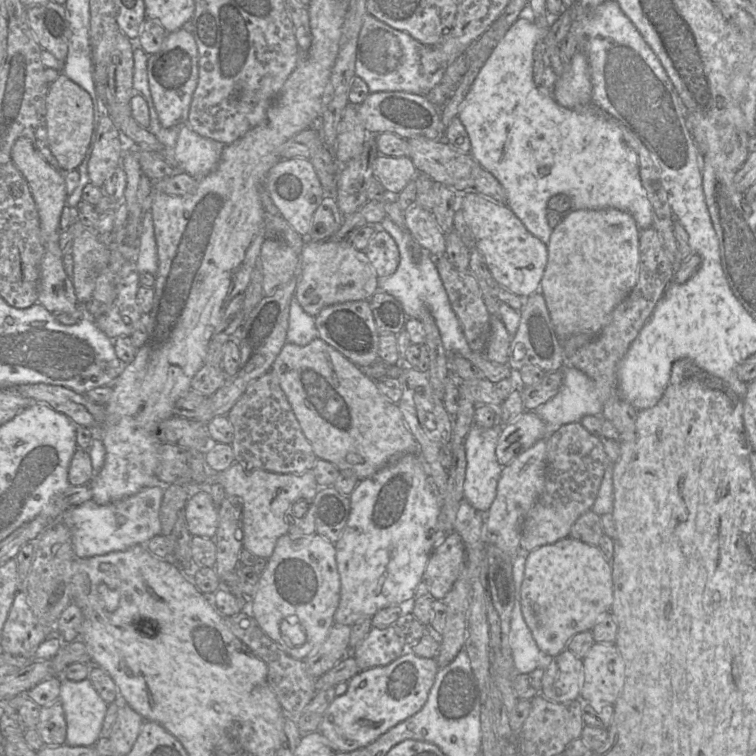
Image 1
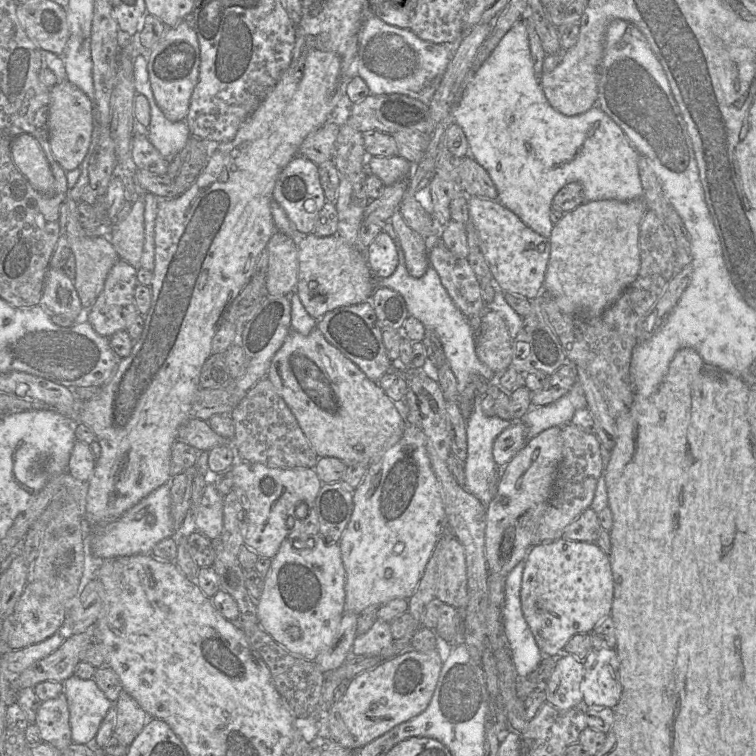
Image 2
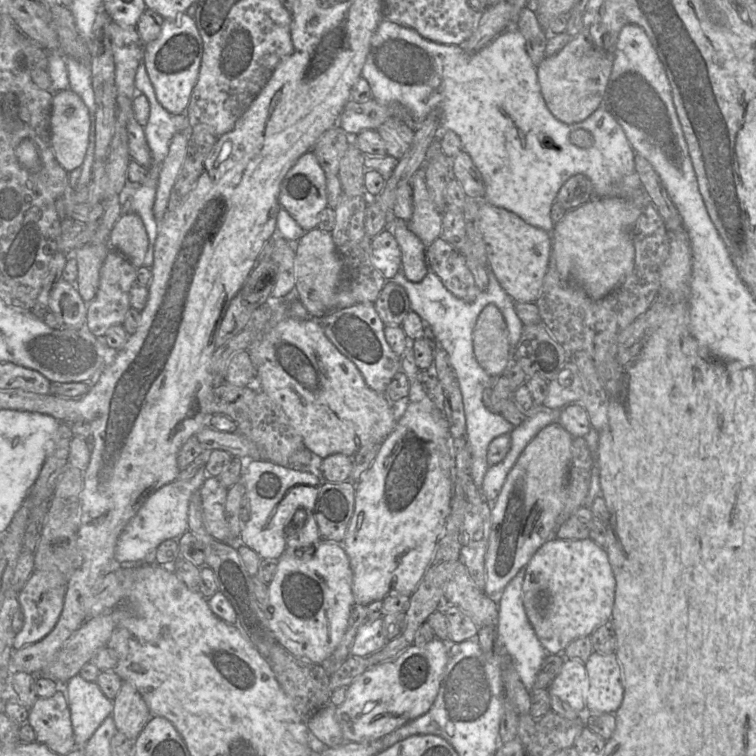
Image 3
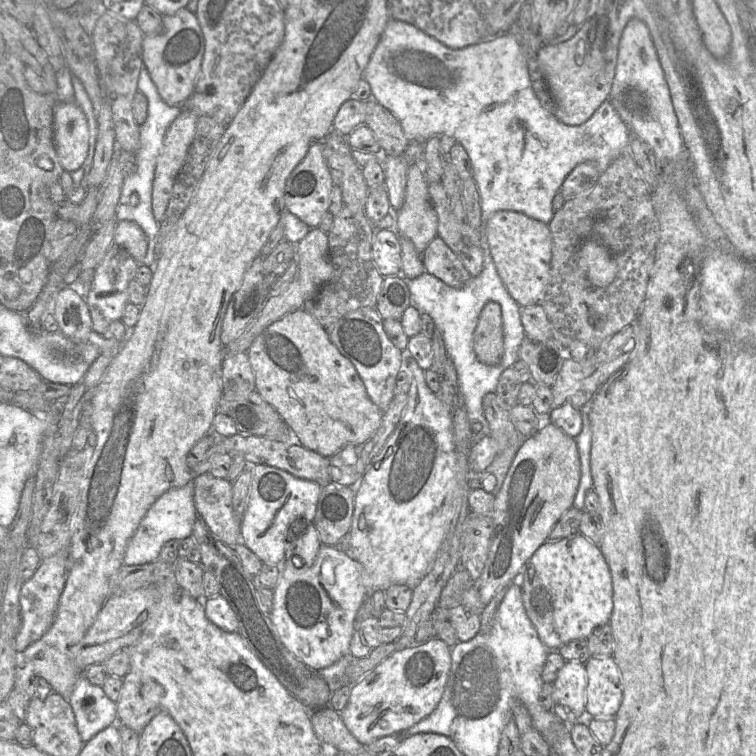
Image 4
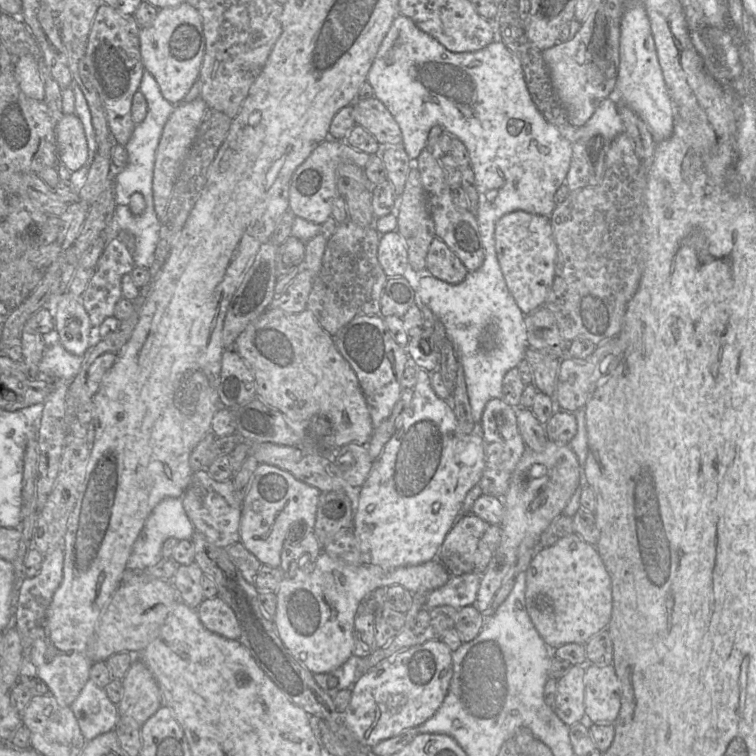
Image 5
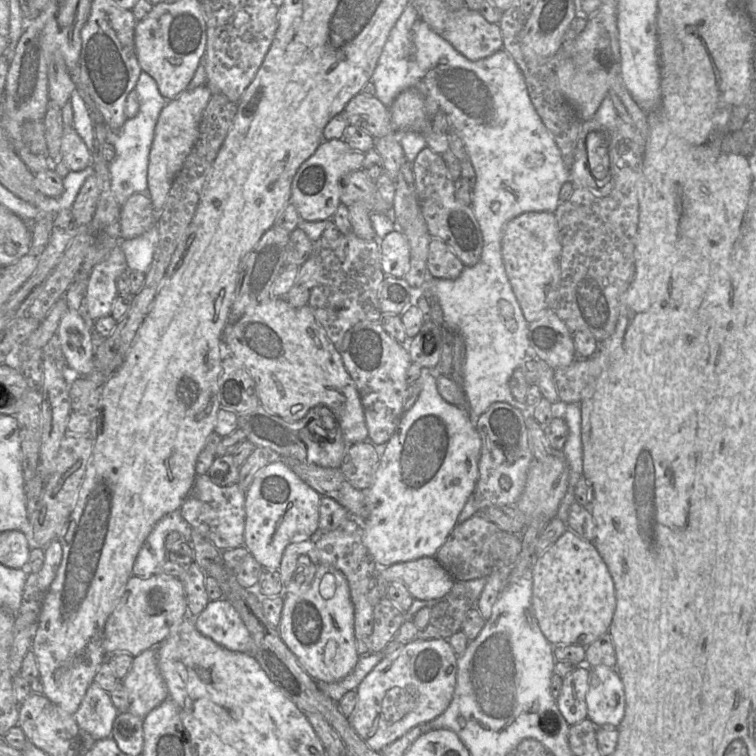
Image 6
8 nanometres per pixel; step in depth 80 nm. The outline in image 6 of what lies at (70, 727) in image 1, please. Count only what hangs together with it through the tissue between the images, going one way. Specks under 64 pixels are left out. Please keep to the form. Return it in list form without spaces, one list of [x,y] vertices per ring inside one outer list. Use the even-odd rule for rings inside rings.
[[[94,681],[89,686],[78,710],[73,716],[81,732],[88,733],[95,739],[95,741],[97,741],[112,736],[113,723],[119,714],[120,712],[112,703],[110,694]]]

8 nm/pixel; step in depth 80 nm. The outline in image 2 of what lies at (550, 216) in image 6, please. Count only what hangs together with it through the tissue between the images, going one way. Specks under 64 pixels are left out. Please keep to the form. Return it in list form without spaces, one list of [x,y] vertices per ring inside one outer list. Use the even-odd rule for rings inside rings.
[[[469,196],[468,212],[470,220],[478,231],[481,248],[496,287],[504,292],[522,295],[527,299],[536,298],[543,289],[548,267],[549,239],[529,228],[498,200]]]

